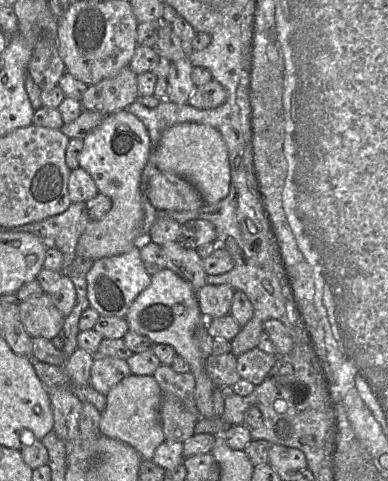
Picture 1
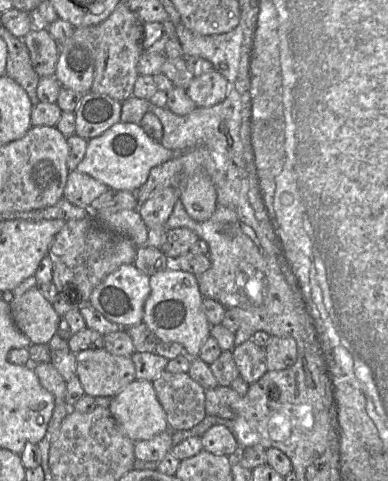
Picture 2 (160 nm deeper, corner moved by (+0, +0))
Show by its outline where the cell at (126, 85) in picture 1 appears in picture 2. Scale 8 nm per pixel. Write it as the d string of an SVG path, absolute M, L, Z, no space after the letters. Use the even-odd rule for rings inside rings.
M120 2L114 11L101 23L93 27L93 49L95 59L94 79L90 92L106 95L114 100L124 102L132 96L137 77L137 64L142 53L142 21L133 13L128 4Z

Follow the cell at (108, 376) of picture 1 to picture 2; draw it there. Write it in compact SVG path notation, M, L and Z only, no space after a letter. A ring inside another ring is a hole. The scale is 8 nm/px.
M104 347L76 354L77 377L86 395L114 397L133 382L135 366L129 356L116 356Z

